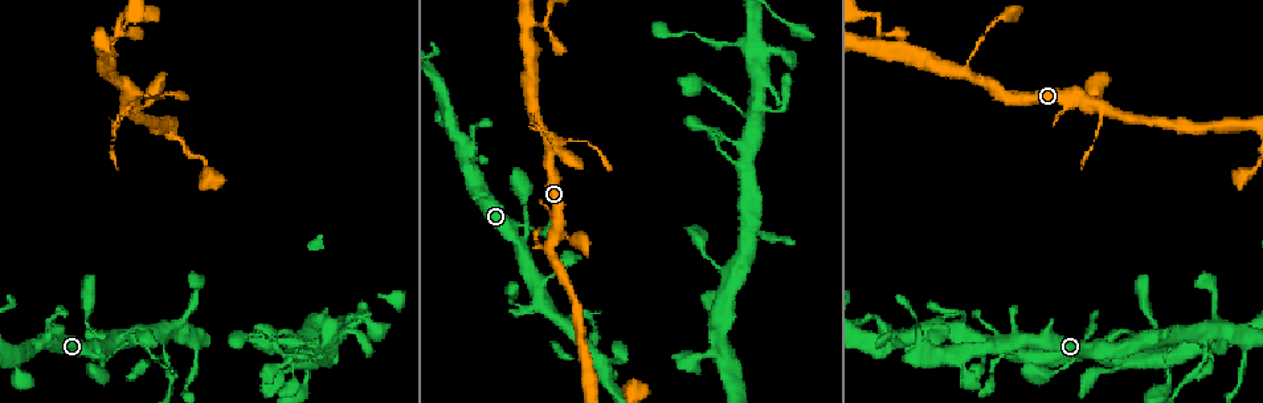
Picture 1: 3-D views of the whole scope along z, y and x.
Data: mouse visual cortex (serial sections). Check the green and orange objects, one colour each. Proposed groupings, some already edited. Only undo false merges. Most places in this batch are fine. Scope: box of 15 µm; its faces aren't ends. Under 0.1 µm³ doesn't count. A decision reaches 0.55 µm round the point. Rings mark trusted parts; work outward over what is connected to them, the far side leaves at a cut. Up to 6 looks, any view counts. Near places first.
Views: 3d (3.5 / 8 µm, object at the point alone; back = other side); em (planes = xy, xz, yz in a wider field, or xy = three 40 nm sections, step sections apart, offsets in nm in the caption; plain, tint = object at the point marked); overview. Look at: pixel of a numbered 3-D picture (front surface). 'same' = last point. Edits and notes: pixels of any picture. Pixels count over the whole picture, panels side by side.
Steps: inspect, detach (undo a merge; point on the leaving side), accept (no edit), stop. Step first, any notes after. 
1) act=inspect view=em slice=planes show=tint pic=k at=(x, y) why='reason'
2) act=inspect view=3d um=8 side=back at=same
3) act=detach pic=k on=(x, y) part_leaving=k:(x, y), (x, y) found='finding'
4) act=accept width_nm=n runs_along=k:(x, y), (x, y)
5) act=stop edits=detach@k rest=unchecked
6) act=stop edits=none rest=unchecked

act=inspect view=3d um=3.5 pic=1 at=(528, 222) why='abrupt turn'

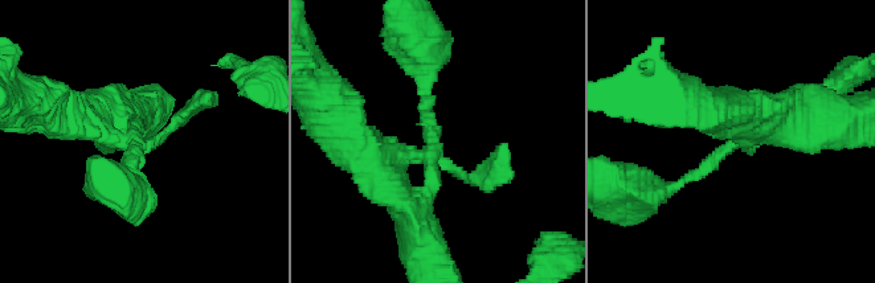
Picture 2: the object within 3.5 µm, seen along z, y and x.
act=inspect view=em slice=xy step=3 show=tint pic=2 at=(134, 142)

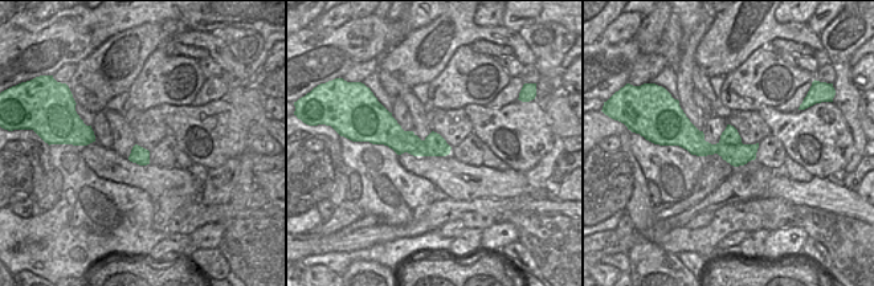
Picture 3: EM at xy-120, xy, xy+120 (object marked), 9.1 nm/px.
act=accept runs_along=3:(676, 141), (754, 148) found='continuous, no second cell'

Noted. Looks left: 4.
act=inspect view=em slice=xy step=5 show=tint pic=1 at=(1199, 334) why='two arms in line, one across'

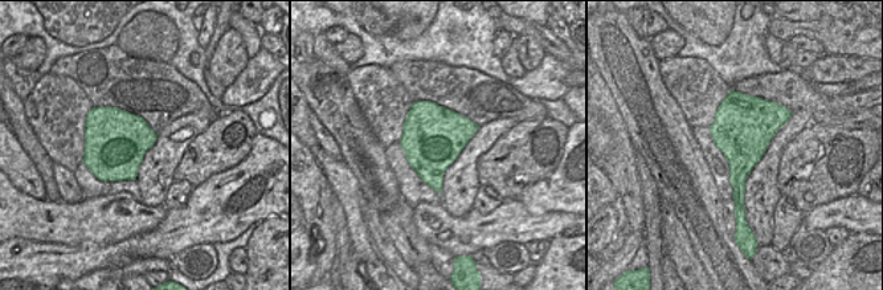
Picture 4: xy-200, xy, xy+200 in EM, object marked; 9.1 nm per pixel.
act=inspect view=3d um=3.5 at=same why='see where the arms go'

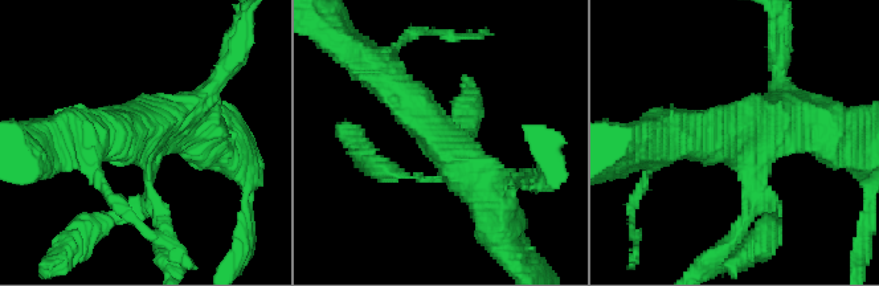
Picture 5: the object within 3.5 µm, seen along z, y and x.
act=accept arm_widths_nm=150,450,500 runs_along=5:(375, 68), (424, 115), (485, 204) found='continuous, no second cell'

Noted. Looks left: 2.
act=inspect view=em slice=xy step=3 show=tint pic=1 at=(532, 110) why='two arms in line, one across'

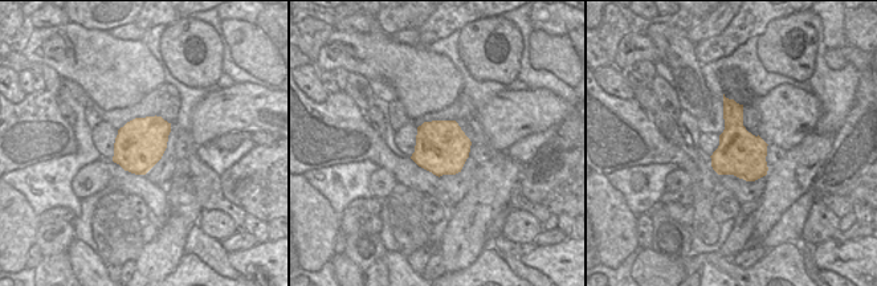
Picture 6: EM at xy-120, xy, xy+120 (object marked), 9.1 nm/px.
act=inspect view=3d um=3.5 side=back at=same why='see where the arms go'

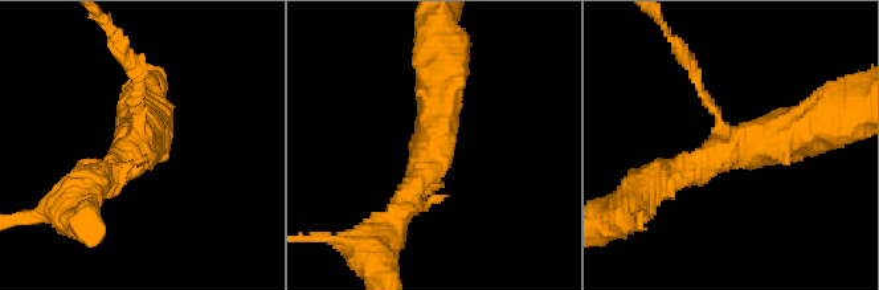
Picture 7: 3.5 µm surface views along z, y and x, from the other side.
act=accept arm_widths_nm=150,300,500 runs_along=7:(665, 180), (763, 131), (810, 123) found='one cell here'

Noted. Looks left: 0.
act=stop edits=none rest=unchecked

